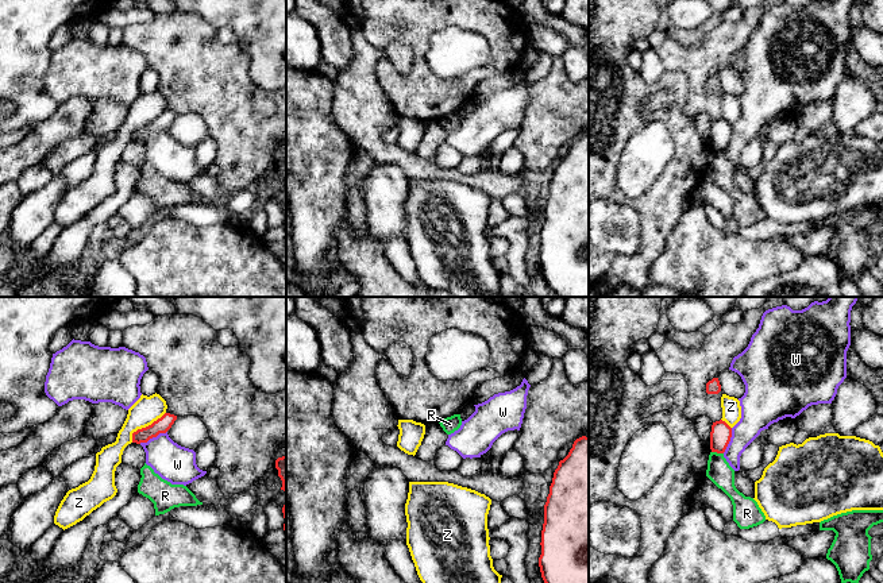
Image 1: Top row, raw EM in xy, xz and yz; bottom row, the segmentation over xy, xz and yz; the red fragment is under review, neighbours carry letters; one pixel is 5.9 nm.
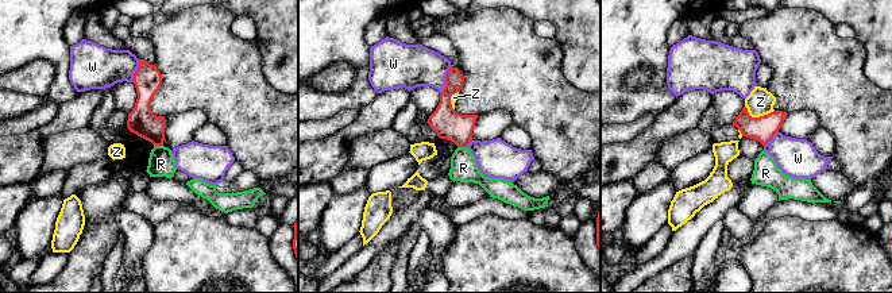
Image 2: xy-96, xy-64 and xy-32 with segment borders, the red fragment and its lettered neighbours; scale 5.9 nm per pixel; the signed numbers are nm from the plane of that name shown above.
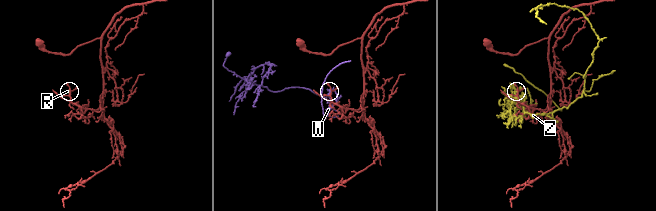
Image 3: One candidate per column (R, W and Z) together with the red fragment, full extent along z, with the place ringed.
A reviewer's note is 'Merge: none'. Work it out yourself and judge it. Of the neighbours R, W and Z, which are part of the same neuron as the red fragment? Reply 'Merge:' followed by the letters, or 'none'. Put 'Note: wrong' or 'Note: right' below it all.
Merge: none
Note: right

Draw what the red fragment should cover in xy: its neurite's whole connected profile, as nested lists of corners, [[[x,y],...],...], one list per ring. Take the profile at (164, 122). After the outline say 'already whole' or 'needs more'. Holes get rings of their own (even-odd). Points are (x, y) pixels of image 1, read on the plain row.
[[[165,111],[161,116],[154,119],[151,123],[134,130],[132,140],[136,142],[147,140],[150,136],[157,135],[159,131],[166,131],[171,126],[176,117],[177,113]]] | already whole

